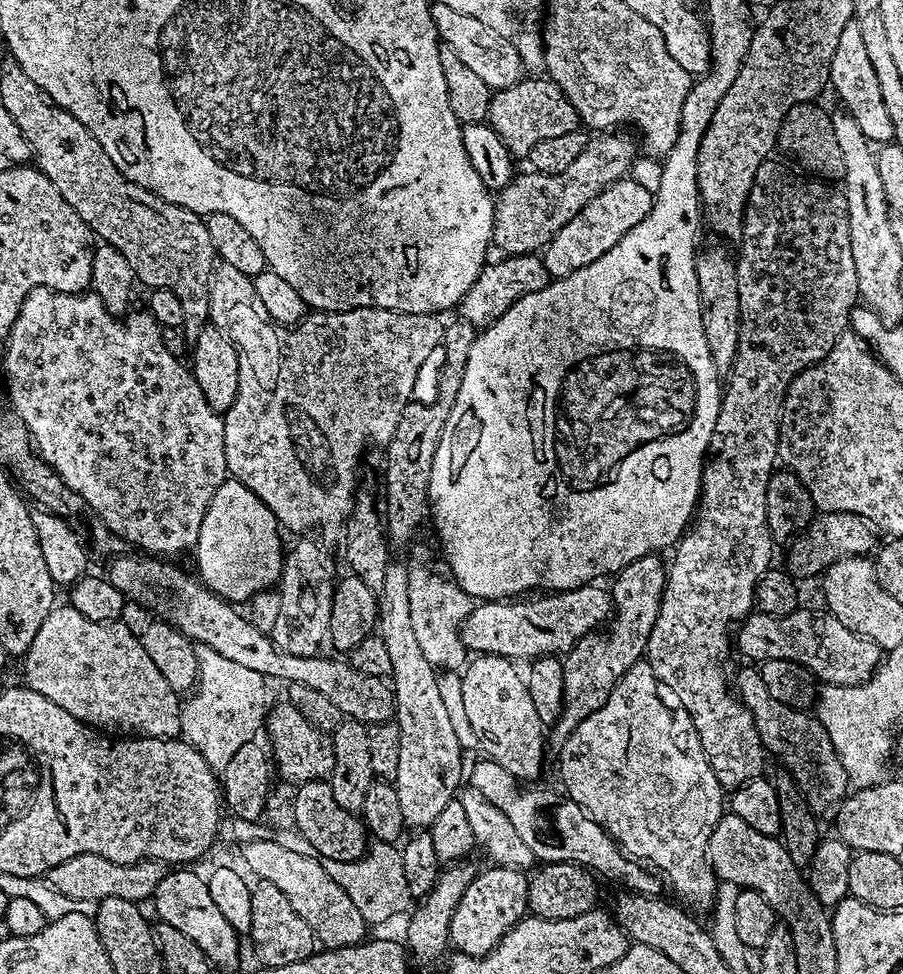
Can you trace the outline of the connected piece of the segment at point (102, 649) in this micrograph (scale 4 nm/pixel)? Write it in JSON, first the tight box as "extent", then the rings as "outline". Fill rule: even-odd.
{"extent":[22,606,182,738],"outline":[[[70,606],[53,607],[52,613],[42,622],[34,642],[30,642],[22,657],[27,687],[40,692],[54,706],[62,706],[66,714],[74,714],[83,724],[91,724],[108,734],[123,734],[128,738],[176,738],[181,735],[180,713],[182,700],[170,682],[162,676],[162,670],[154,664],[144,649],[141,637],[136,636],[124,622],[96,622],[86,618]]]}

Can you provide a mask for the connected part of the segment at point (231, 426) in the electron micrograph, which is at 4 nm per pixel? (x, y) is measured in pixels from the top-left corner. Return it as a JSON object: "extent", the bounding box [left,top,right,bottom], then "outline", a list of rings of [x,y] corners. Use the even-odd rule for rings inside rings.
{"extent":[208,263,447,533],"outline":[[[221,263],[213,271],[212,283],[208,286],[208,297],[210,298],[208,314],[211,323],[227,332],[238,354],[238,394],[232,405],[228,407],[227,412],[223,413],[224,449],[226,450],[226,462],[231,479],[242,481],[275,514],[277,521],[285,529],[288,527],[292,532],[307,533],[307,528],[312,528],[315,524],[343,525],[352,512],[354,497],[358,491],[356,467],[359,466],[360,455],[363,454],[364,447],[368,444],[367,436],[371,432],[388,434],[393,431],[394,423],[400,419],[405,406],[415,395],[414,390],[420,380],[420,371],[433,357],[431,356],[432,352],[435,353],[441,347],[447,323],[439,313],[416,314],[412,311],[400,311],[398,308],[372,305],[370,307],[348,308],[346,311],[340,312],[312,310],[305,315],[299,324],[285,326],[272,320],[270,314],[266,314],[266,310],[259,302],[254,302],[253,288],[253,277],[242,274],[242,270],[234,270],[234,266],[225,263]]]}

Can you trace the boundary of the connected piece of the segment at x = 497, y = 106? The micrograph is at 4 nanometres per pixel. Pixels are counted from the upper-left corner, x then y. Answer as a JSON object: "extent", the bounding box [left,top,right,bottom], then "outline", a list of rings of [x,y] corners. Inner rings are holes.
{"extent":[487,78,581,158],"outline":[[[522,78],[513,88],[502,88],[492,93],[492,106],[488,109],[487,123],[512,152],[513,157],[527,158],[534,145],[542,138],[554,138],[570,134],[581,127],[580,116],[566,98],[561,88],[554,87],[551,80],[528,80]],[[548,91],[552,93],[548,93]]]}

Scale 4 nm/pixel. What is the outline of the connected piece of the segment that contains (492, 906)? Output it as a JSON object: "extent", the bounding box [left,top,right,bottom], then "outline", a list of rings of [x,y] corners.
{"extent":[450,866,529,956],"outline":[[[491,866],[485,870],[477,871],[475,878],[466,886],[466,894],[458,902],[454,910],[454,918],[450,922],[450,940],[456,944],[461,953],[472,956],[484,956],[491,948],[495,948],[500,939],[505,936],[511,928],[523,920],[529,911],[528,906],[528,882],[529,877],[523,876],[521,869],[516,866]]]}

